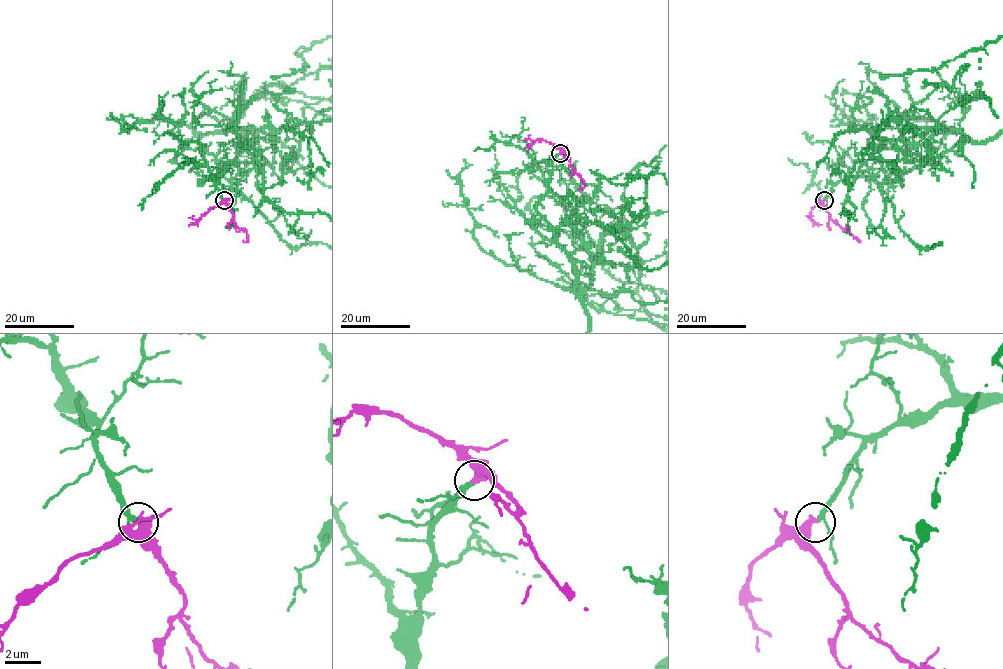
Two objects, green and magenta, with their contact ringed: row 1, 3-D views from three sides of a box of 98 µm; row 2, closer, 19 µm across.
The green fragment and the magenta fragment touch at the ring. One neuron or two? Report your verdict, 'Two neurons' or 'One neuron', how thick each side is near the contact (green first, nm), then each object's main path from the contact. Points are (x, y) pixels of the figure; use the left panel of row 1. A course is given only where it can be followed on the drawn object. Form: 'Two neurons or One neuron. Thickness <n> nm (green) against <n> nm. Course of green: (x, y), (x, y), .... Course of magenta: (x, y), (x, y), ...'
One neuron. Thickness 220 nm (green) against 480 nm. Course of magenta: (224, 200), (236, 225), (248, 235), (243, 240)

